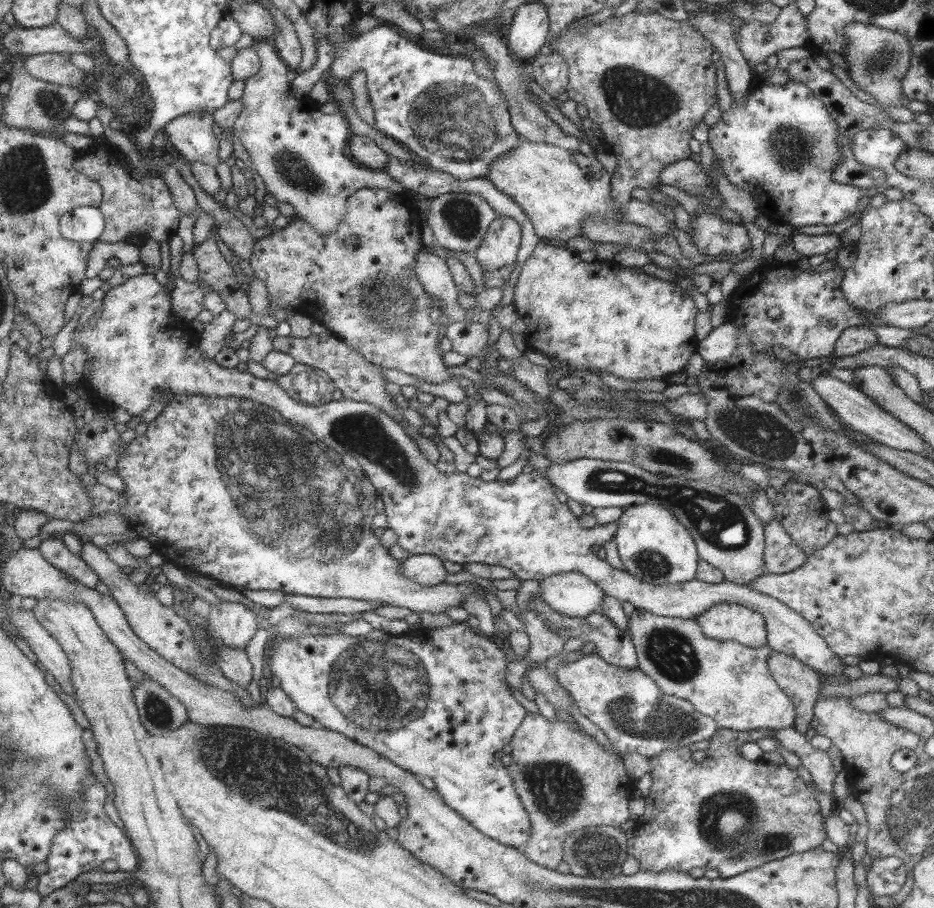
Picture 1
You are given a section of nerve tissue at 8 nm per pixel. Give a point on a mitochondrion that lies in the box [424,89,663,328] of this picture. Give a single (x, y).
(462, 218)

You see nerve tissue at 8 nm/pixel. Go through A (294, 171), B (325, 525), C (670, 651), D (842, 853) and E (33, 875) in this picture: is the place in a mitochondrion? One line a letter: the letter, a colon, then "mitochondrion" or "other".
A: mitochondrion
B: mitochondrion
C: mitochondrion
D: other
E: other

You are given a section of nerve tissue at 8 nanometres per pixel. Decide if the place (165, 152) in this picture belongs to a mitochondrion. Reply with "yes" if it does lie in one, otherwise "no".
no

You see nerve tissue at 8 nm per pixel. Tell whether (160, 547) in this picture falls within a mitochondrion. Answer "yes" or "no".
no

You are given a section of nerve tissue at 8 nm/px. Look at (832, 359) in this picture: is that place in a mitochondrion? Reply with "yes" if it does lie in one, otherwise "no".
no

